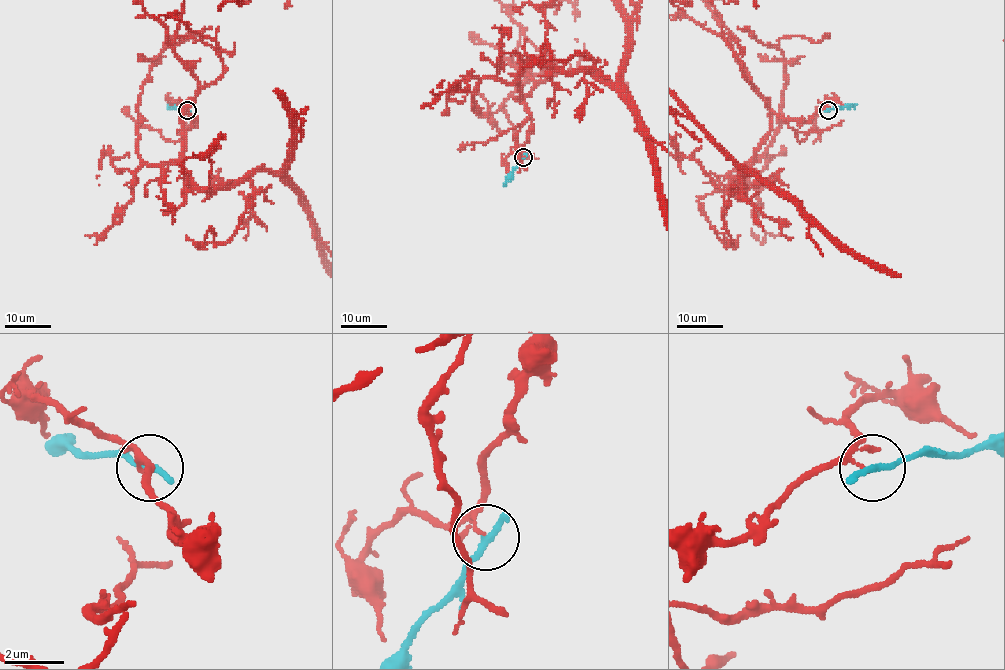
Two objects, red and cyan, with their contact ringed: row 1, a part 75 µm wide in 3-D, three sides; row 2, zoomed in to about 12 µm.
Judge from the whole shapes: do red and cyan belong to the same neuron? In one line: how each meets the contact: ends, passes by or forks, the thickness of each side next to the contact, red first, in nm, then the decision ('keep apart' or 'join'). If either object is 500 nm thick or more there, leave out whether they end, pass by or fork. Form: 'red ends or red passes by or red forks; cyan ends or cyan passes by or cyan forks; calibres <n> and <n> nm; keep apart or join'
red ends; cyan ends; calibres 110 and 280 nm; keep apart

